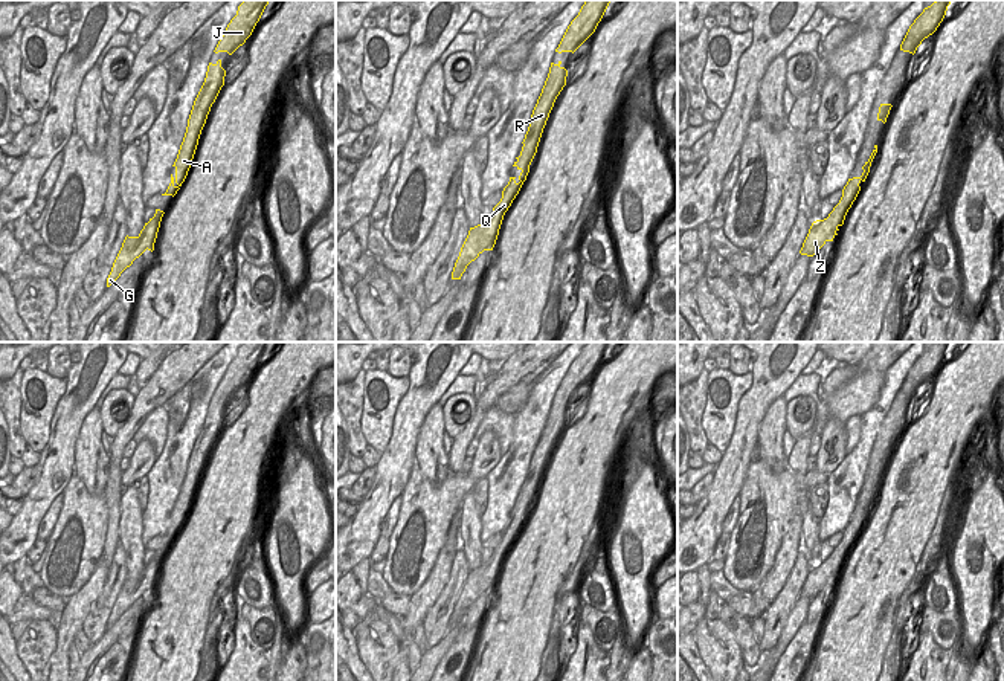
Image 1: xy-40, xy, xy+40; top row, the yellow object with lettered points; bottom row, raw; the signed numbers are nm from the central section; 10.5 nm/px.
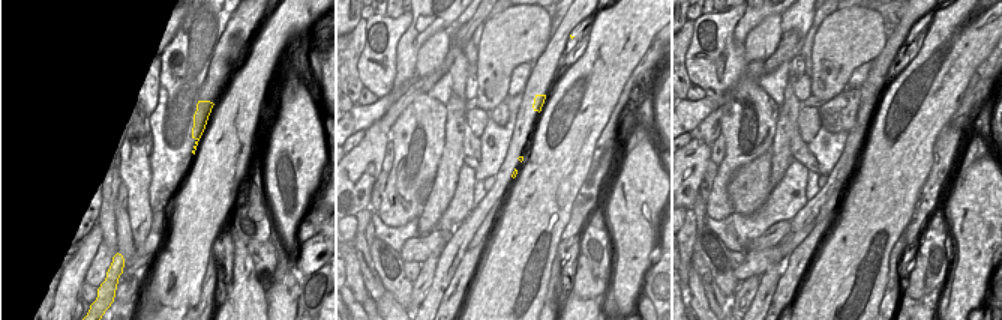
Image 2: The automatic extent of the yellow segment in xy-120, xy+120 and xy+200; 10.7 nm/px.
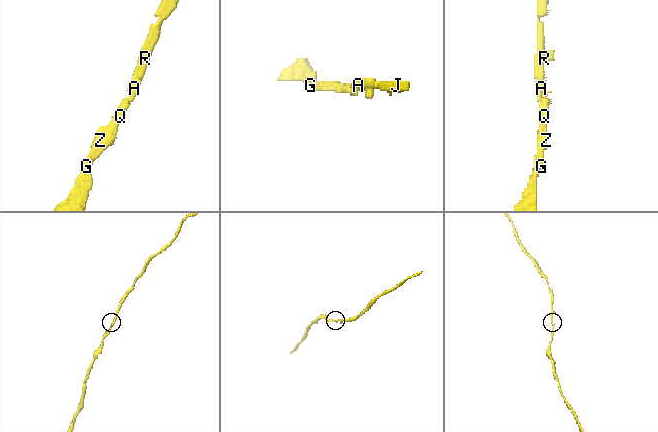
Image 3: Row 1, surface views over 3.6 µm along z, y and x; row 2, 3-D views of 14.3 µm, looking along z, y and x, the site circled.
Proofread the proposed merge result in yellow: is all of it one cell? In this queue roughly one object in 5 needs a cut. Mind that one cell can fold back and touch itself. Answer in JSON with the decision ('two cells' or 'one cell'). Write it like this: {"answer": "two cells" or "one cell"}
{"answer": "one cell"}

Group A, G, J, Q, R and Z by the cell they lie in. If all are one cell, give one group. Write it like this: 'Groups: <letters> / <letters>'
Groups: A G J Q R Z

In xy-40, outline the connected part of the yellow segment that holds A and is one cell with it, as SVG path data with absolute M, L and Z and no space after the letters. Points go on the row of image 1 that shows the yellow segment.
M221 60L215 64L209 63L204 82L194 101L186 133L180 145L177 159L174 162L175 174L171 174L171 183L165 194L162 195L175 195L185 182L188 171L191 168L201 130L206 124L208 115L212 104L215 102L221 87L224 86L226 70L221 67Z

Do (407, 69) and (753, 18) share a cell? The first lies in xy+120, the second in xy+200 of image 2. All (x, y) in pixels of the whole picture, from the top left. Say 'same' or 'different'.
same

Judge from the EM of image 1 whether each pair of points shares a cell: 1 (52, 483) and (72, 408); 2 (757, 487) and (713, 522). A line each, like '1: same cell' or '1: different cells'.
1: same cell
2: different cells

